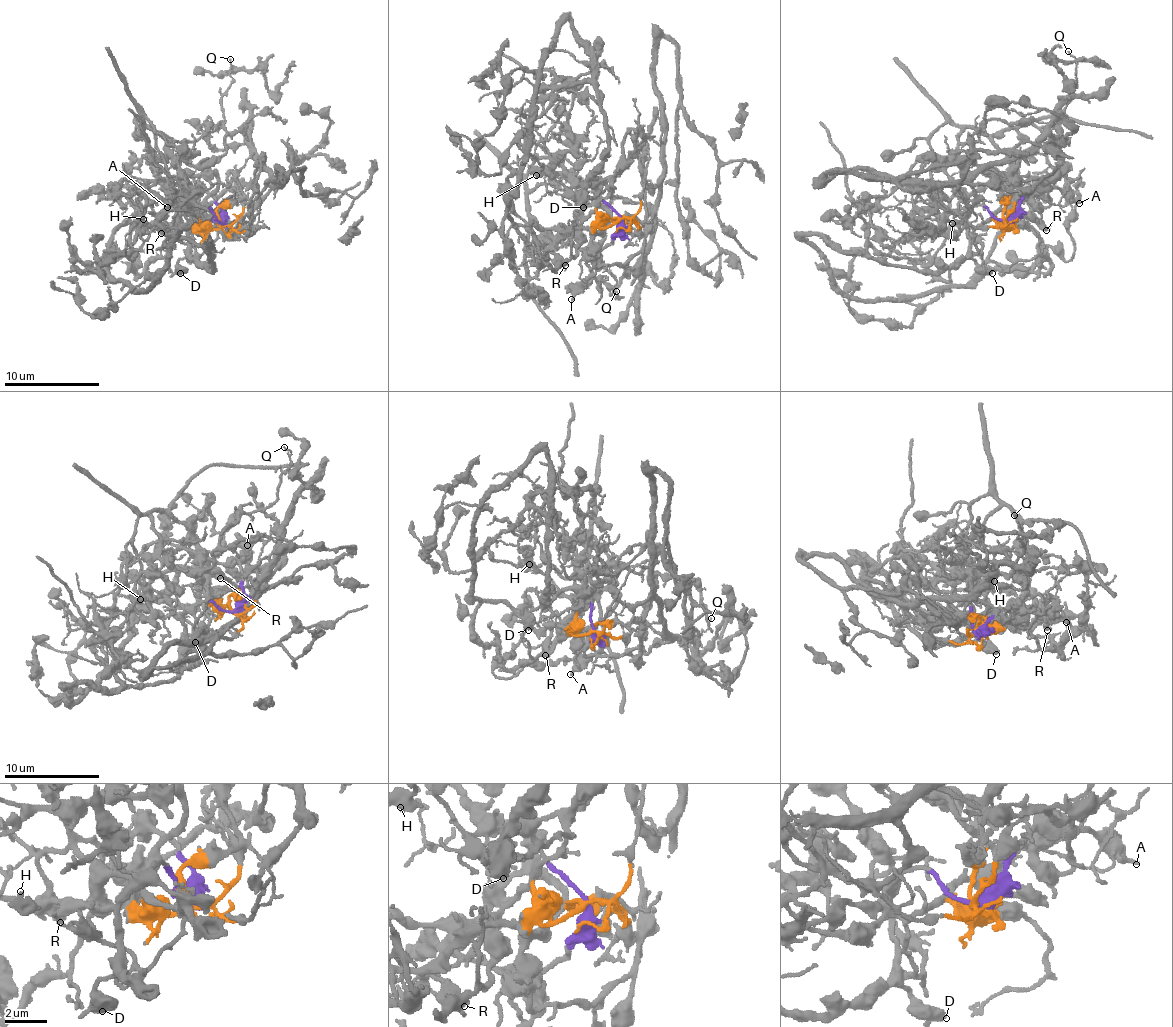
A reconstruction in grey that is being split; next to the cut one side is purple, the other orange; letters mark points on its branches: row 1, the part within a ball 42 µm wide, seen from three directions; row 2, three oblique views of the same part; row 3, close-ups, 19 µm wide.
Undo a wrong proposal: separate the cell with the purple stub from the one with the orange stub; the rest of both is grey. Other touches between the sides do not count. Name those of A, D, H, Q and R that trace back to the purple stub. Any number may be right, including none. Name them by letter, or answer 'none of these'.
A, D, H

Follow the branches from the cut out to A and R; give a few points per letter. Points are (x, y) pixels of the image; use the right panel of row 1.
A: (1006, 223), (1018, 201), (1033, 188), (1064, 187), (1079, 202)
R: (1006, 223), (1005, 226), (997, 215), (1024, 200), (1037, 224), (1045, 231)

